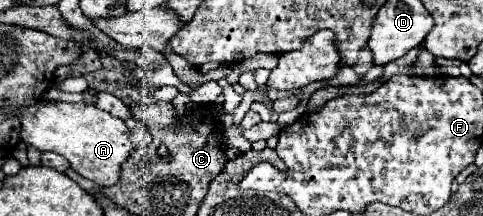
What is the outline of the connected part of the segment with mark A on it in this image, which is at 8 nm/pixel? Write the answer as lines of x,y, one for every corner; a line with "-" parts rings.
36,103
16,111
22,123
22,141
34,145
38,151
56,151
66,157
70,167
82,177
94,181
98,187
110,187
120,181
122,165
136,145
130,141
126,123
94,105
86,103

